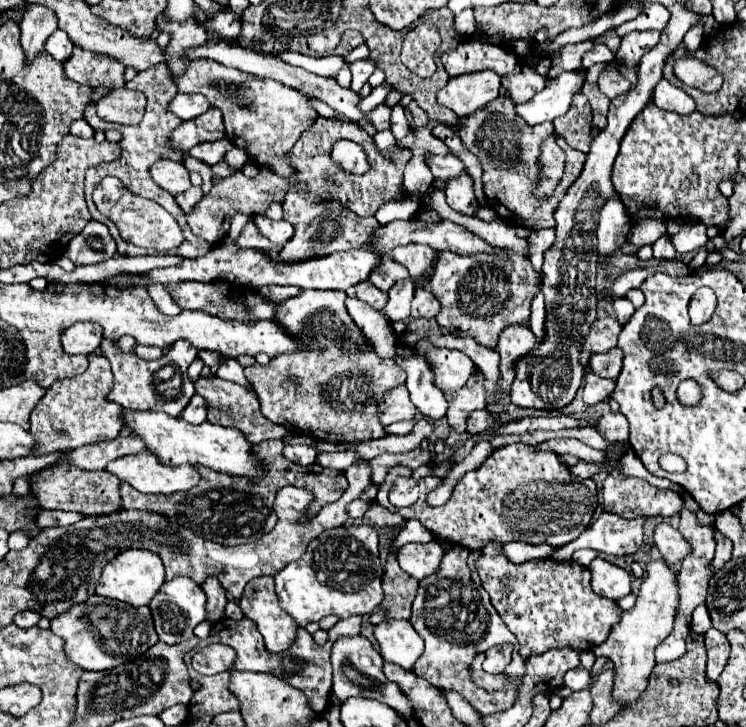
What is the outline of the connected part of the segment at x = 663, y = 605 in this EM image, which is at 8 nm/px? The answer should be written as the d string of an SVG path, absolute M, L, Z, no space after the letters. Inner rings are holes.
M662 558L650 560L646 564L646 576L640 584L638 600L634 608L622 614L622 620L610 630L610 636L604 644L594 648L596 656L610 658L616 672L614 696L622 702L622 708L632 704L638 694L646 688L648 676L654 668L654 648L672 632L674 616L678 610L678 572L674 572Z

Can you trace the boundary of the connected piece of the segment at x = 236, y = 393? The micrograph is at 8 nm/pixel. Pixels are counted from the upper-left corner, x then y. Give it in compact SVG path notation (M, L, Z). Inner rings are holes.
M200 376L196 380L196 392L198 396L202 396L208 404L208 422L210 424L218 424L218 426L232 426L232 428L242 428L242 432L246 432L246 436L250 436L250 442L252 444L260 444L264 440L270 440L270 438L276 438L276 440L284 440L286 444L306 444L310 448L314 448L316 452L318 450L318 442L314 436L304 436L304 434L298 434L282 424L274 424L270 420L266 420L266 416L262 416L260 412L260 400L256 396L254 390L246 388L246 386L240 386L236 382L228 382L228 380L222 380L222 378L216 378L216 376Z

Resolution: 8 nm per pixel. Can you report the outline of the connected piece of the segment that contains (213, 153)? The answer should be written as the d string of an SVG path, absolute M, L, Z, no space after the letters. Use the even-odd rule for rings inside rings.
M222 138L222 140L216 140L216 142L198 144L188 154L202 160L202 162L206 162L206 164L210 164L210 166L214 166L220 160L224 160L226 152L230 152L230 150L232 150L232 142L228 138Z

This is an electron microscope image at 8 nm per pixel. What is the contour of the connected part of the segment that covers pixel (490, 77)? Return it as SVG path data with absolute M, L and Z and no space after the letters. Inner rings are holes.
M474 72L450 78L448 84L438 92L438 102L456 116L470 116L484 108L500 94L500 76L496 72Z

